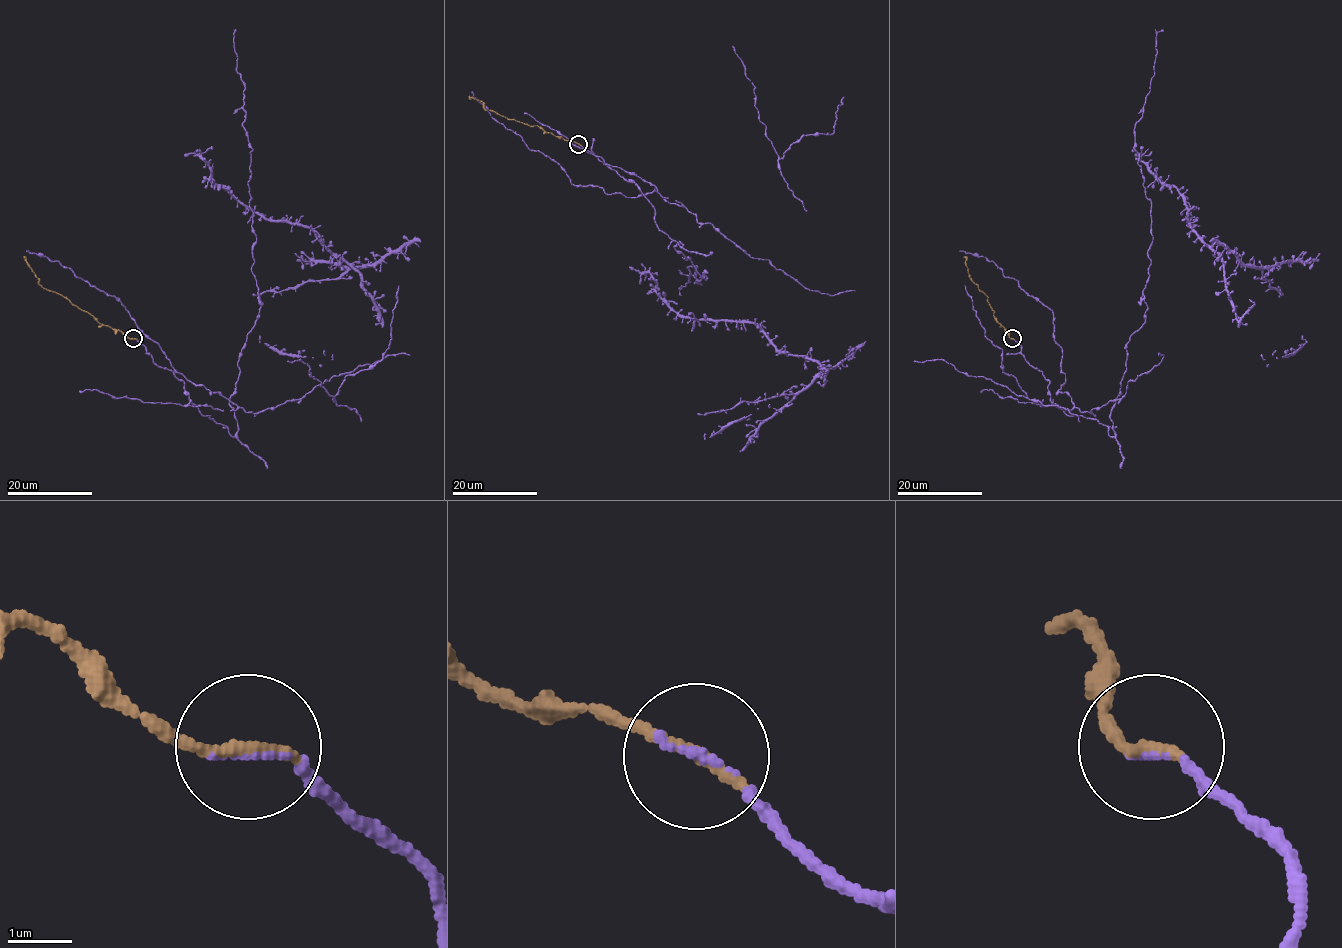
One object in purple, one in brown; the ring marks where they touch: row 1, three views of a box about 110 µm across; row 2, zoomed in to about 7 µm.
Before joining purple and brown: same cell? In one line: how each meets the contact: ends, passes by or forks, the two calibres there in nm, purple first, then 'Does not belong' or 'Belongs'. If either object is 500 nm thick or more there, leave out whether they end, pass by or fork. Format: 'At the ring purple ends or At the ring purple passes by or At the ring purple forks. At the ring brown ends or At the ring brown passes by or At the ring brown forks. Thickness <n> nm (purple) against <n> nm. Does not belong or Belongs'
At the ring purple ends. At the ring brown ends. Thickness 100 nm (purple) against 240 nm. Belongs

